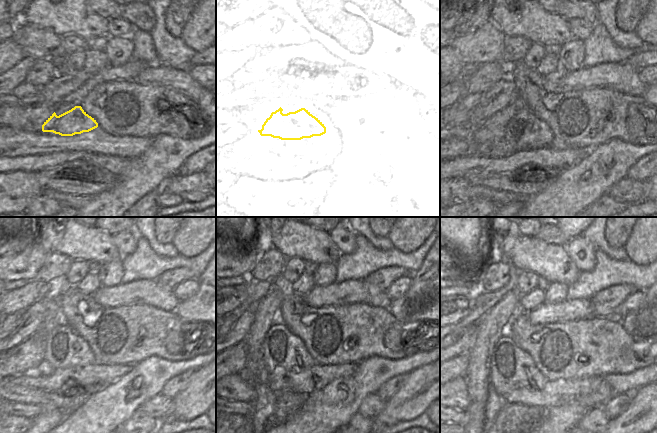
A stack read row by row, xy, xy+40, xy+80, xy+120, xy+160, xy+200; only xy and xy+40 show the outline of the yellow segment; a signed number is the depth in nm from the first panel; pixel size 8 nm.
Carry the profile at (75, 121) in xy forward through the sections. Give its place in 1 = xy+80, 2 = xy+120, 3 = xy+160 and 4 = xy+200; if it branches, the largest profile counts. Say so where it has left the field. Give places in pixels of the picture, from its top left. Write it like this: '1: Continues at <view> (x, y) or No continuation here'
1: Continues at xy+80 (515, 124)
2: Continues at xy+120 (64, 348)
3: Continues at xy+160 (281, 350)
4: Continues at xy+200 (505, 360)

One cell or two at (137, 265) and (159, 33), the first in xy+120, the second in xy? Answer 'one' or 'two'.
one

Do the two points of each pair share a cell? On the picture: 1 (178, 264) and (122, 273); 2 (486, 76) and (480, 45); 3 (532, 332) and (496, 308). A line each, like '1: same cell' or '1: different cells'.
1: same cell
2: different cells
3: different cells

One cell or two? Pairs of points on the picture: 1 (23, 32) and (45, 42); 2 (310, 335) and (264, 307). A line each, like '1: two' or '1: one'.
1: one
2: two

